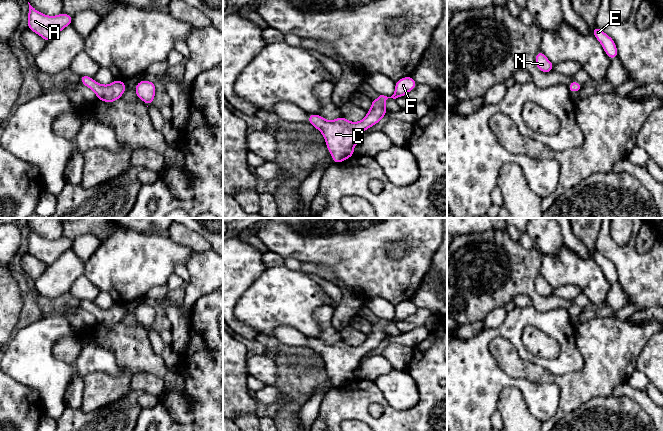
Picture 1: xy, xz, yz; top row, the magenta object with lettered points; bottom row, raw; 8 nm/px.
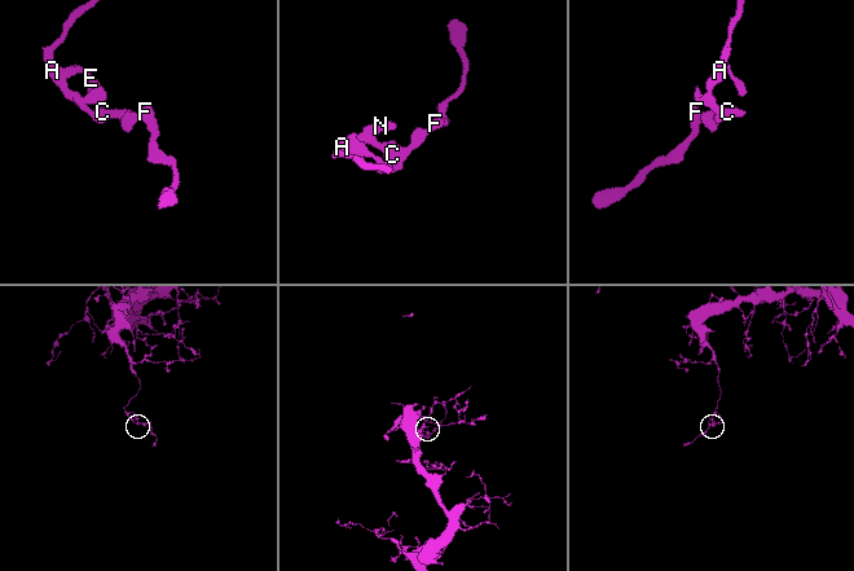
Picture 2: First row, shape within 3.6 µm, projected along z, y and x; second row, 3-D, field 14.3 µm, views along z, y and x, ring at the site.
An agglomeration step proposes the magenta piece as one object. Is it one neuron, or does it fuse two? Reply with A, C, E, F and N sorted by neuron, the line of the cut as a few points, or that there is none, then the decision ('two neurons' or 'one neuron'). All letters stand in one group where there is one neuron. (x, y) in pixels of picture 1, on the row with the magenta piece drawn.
A C E F N; no cut; one neuron

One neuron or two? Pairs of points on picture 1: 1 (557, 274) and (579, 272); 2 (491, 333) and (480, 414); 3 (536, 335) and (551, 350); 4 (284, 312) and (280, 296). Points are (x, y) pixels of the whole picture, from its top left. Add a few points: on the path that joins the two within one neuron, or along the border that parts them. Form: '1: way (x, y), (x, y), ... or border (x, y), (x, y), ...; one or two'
1: way (562, 272), (574, 272); one
2: way (480, 353), (480, 394); one
3: way (540, 339), (547, 346); one
4: way (284, 308), (284, 300); one

